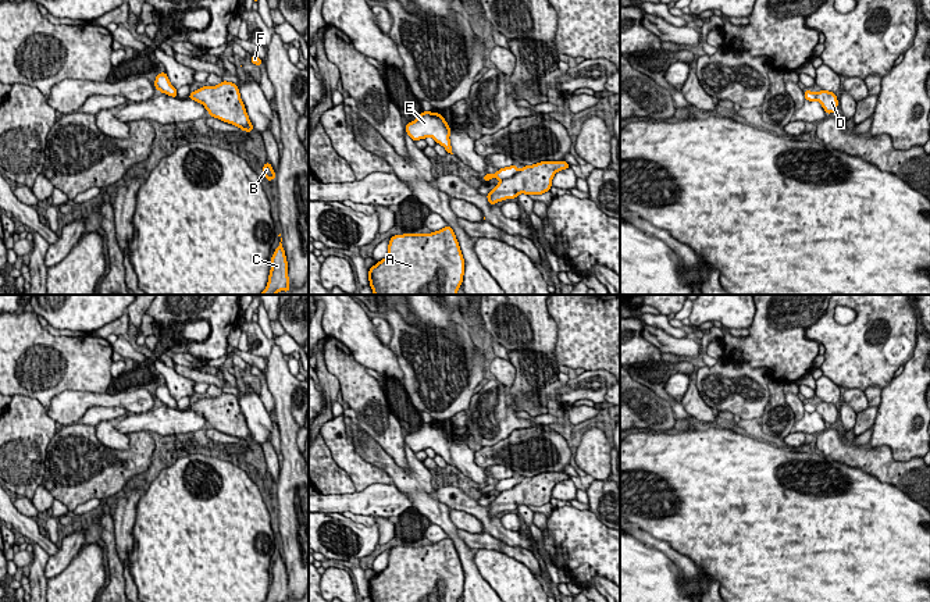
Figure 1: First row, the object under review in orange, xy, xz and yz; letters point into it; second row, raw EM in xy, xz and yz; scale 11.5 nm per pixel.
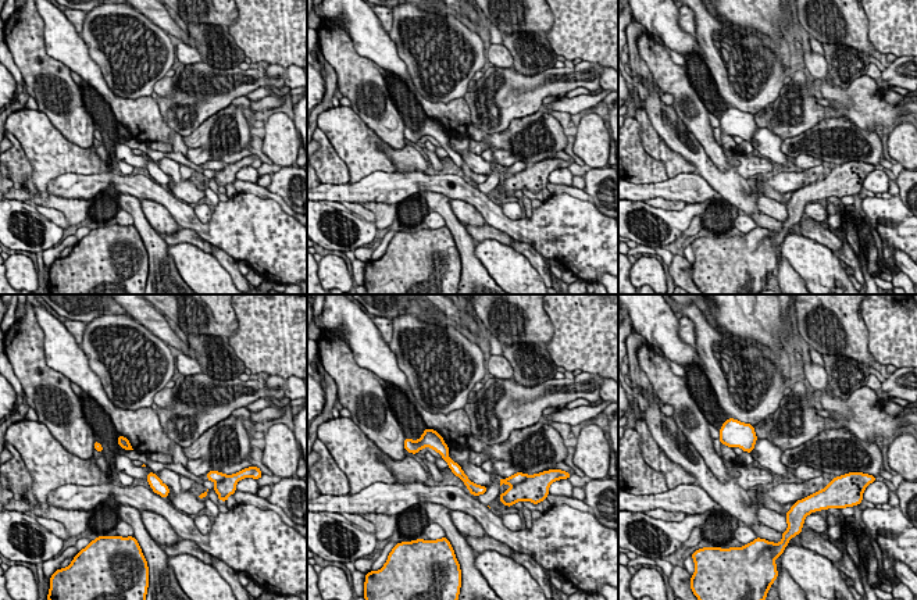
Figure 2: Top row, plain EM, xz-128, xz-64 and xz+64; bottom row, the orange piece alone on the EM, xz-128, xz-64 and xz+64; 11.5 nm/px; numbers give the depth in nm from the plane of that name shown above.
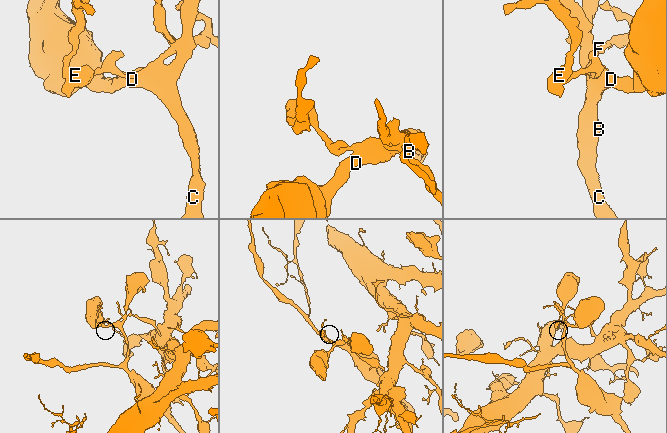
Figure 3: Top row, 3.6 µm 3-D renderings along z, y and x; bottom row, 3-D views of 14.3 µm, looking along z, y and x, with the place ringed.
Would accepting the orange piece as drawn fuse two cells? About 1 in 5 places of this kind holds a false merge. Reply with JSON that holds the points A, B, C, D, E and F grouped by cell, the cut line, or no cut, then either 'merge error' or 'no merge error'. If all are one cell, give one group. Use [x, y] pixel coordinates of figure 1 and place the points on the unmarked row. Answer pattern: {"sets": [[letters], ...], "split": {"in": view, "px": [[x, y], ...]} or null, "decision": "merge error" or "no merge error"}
{"sets": [["A", "B", "C", "D"], ["E", "F"]], "split": {"in": "xz", "px": [[519, 483], [501, 492]]}, "decision": "merge error"}

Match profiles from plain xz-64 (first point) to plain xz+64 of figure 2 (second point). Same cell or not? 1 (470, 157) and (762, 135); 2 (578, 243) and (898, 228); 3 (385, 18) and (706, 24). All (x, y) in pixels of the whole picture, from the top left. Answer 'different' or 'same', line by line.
1: same
2: same
3: different

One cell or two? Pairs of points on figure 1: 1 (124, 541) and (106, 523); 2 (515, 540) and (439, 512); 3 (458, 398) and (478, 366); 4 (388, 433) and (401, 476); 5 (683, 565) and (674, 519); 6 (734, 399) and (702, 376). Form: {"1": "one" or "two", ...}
{"1": "two", "2": "two", "3": "one", "4": "two", "5": "two", "6": "one"}

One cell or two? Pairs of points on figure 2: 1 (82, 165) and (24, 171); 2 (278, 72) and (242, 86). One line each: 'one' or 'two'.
1: two
2: one

